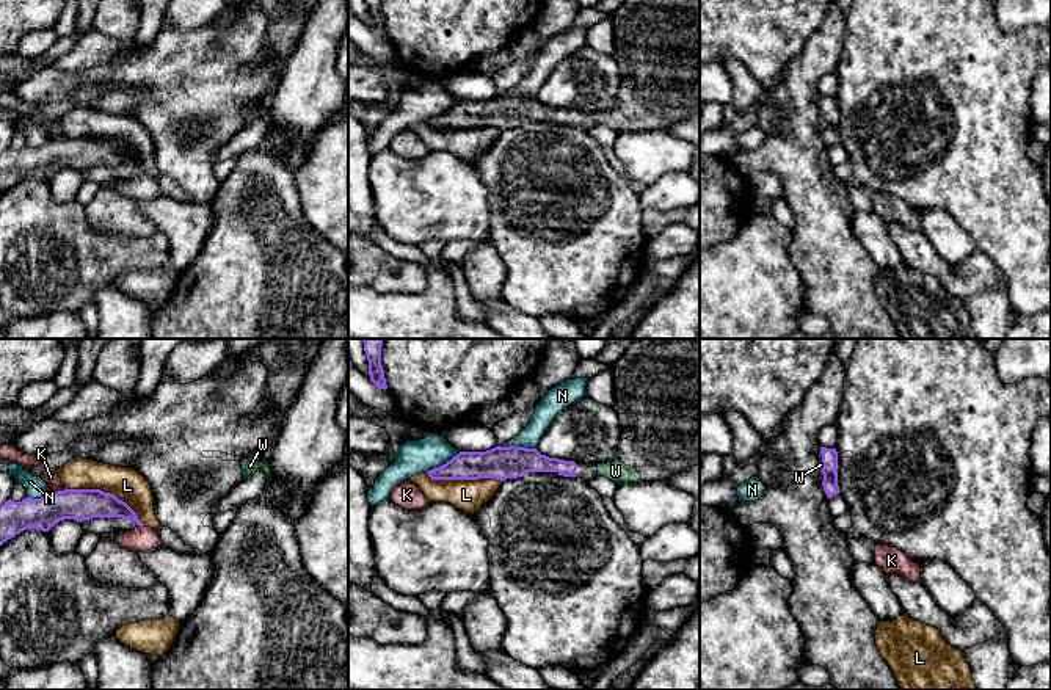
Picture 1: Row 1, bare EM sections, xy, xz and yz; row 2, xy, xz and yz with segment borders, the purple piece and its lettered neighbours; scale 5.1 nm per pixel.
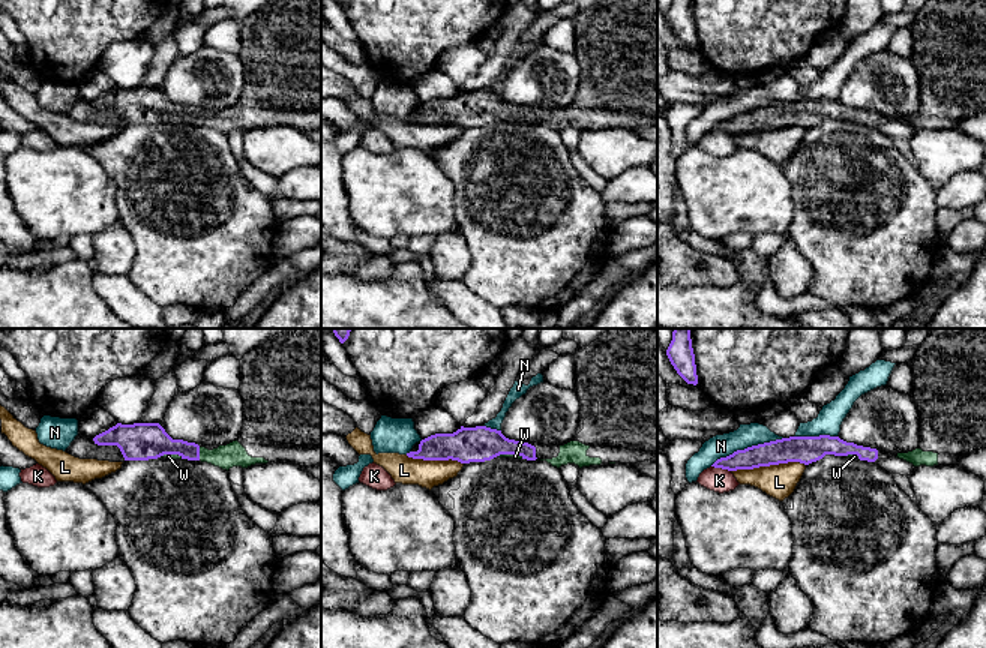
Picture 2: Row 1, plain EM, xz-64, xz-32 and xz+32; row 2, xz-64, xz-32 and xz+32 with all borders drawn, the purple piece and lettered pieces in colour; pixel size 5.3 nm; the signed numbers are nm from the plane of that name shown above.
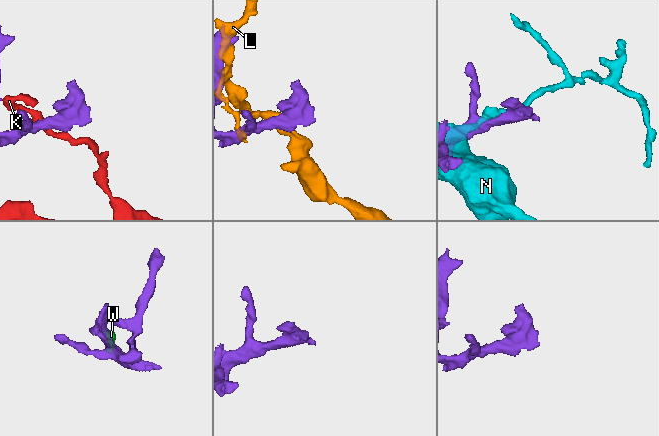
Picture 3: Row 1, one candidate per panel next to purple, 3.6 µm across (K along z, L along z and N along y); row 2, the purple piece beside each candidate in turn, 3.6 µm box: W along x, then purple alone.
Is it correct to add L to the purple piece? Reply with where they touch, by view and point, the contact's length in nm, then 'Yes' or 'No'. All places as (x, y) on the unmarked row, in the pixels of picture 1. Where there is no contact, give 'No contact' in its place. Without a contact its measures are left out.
Touches purple at xy (107, 141). Shared border 460 nm. No

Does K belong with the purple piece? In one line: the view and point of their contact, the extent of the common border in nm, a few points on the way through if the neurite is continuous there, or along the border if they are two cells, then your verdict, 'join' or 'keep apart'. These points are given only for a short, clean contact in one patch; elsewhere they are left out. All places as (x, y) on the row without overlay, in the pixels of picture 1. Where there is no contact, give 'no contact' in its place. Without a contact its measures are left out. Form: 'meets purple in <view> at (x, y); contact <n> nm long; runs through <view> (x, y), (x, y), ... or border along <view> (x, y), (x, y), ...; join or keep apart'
meets purple in xy at (58, 140); contact 80 nm long; border along xy (66, 137), (52, 141); keep apart

